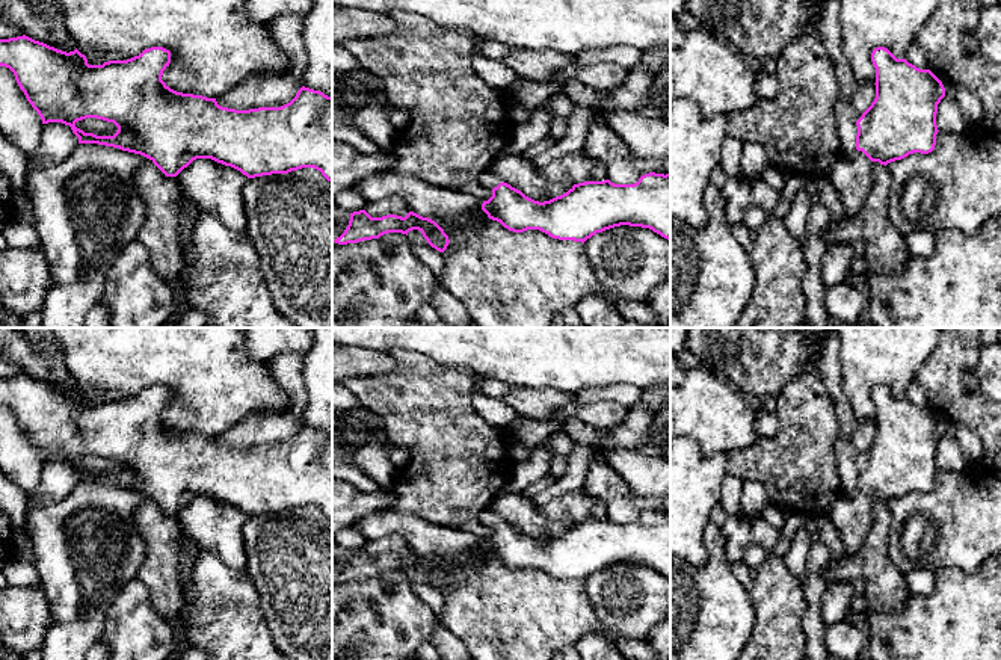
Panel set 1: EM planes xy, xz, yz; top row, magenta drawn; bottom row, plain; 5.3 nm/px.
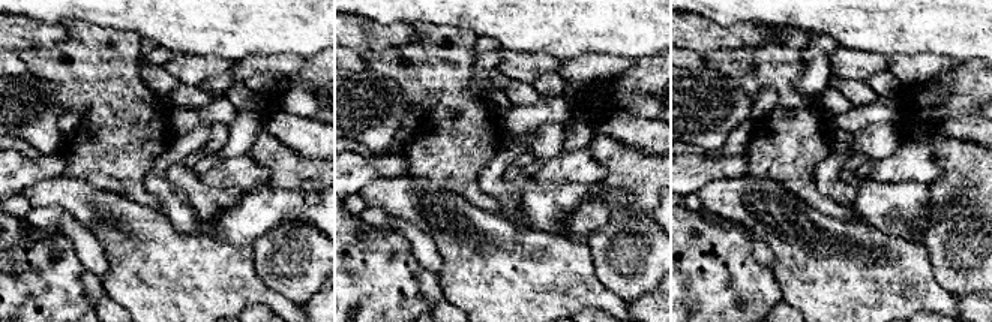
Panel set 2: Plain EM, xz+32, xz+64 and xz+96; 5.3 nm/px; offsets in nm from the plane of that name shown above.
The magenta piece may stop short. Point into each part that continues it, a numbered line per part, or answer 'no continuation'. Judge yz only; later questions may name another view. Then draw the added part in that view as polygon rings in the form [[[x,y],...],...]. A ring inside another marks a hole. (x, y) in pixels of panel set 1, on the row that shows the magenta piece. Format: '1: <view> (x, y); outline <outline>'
1: yz (852, 177); outline [[[865,154],[841,159],[832,166],[829,180],[841,196],[845,216],[856,216],[873,187],[873,162]]]

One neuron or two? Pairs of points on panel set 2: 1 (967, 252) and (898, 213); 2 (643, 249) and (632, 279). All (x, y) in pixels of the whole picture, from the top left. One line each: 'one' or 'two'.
1: two
2: one

